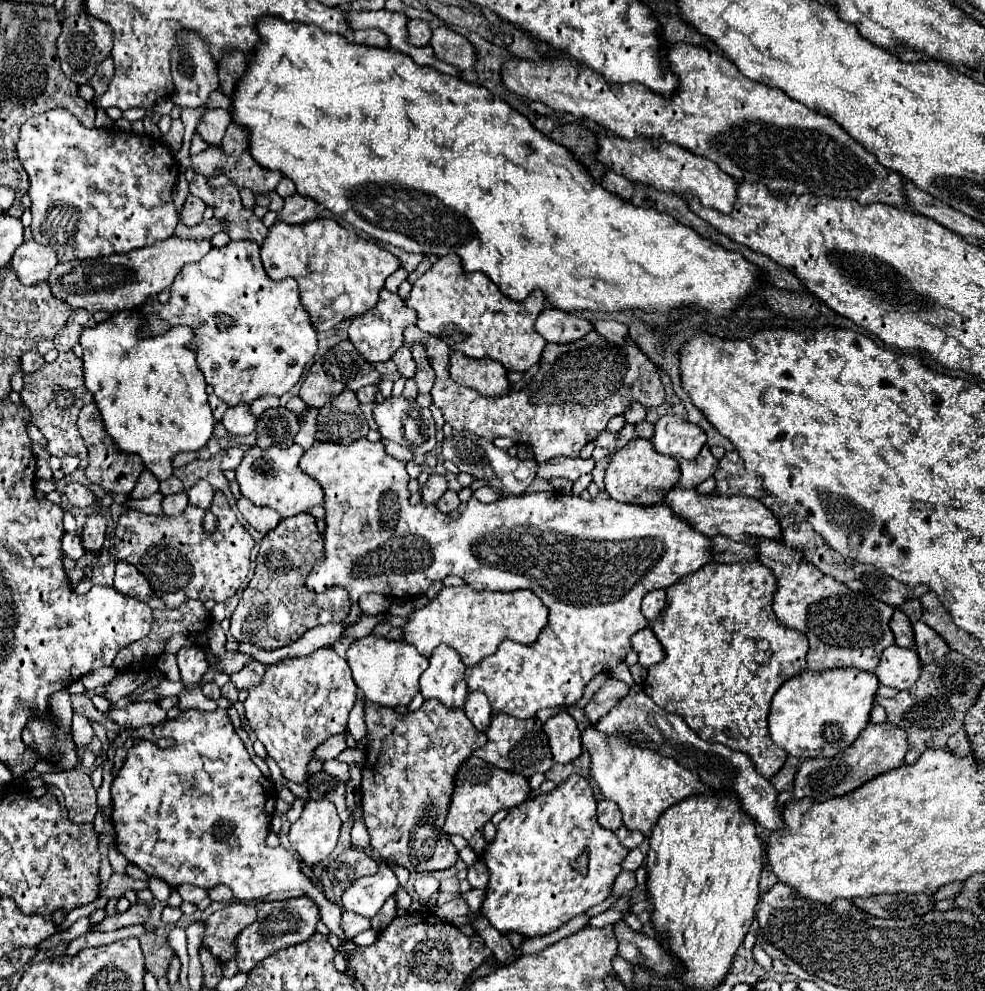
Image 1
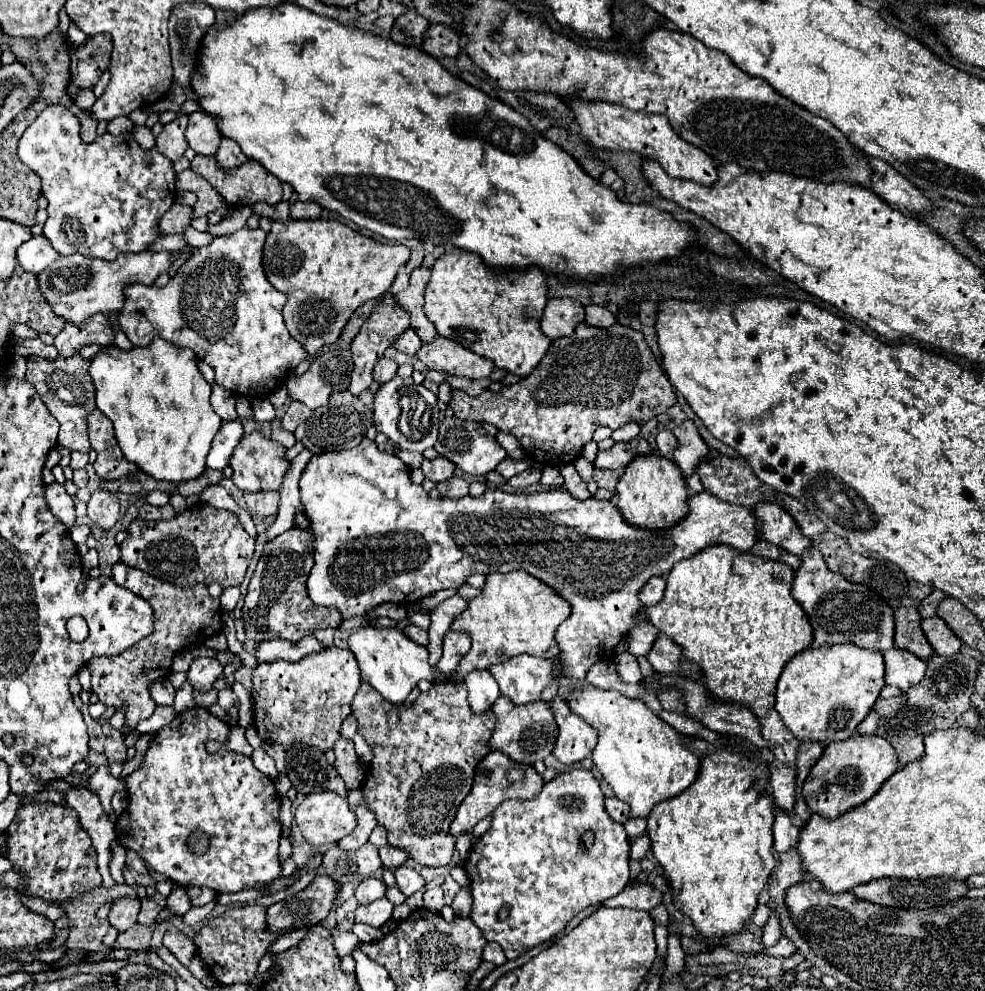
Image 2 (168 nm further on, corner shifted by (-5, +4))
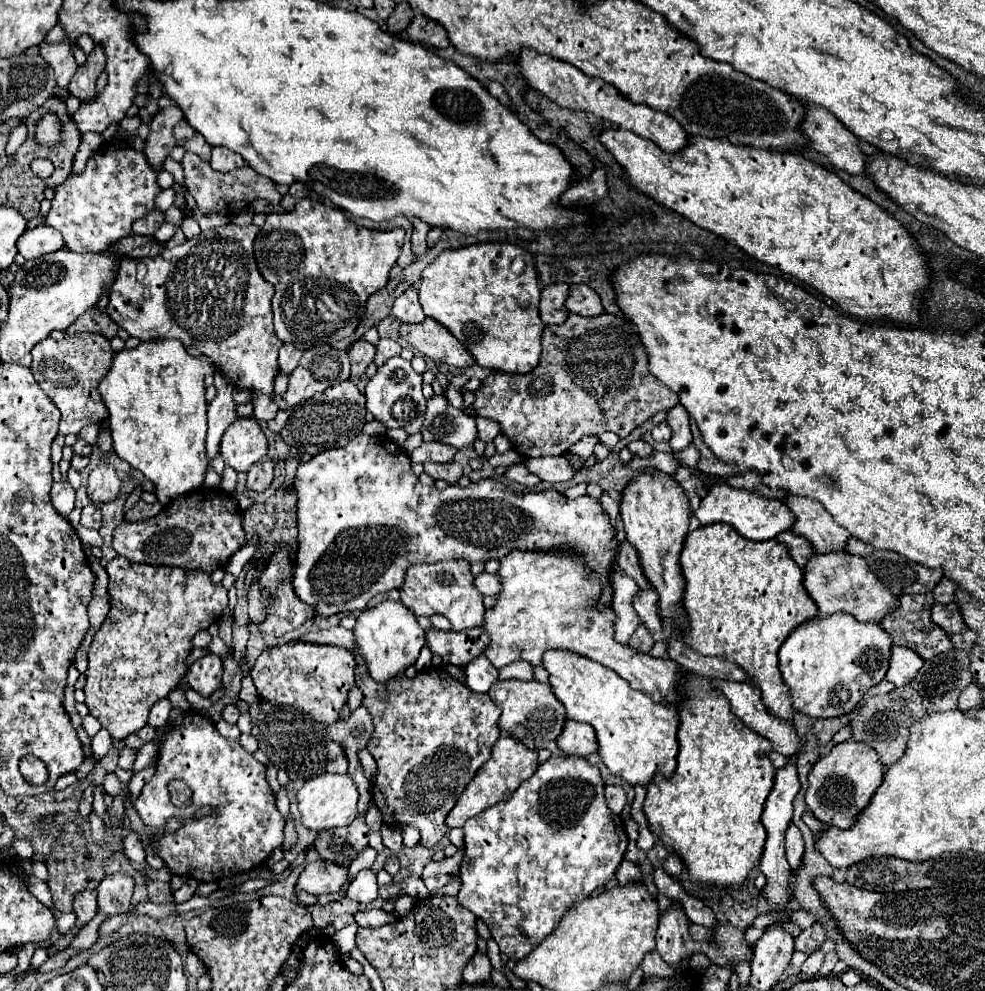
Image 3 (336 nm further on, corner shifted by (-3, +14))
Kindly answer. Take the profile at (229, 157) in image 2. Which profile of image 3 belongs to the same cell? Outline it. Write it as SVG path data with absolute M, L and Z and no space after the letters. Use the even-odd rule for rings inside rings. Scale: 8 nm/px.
M212 147L210 165L212 165L212 169L226 173L226 171L234 171L234 169L242 167L242 165L244 165L244 159L242 159L238 153L230 151L230 149L224 149L224 147Z

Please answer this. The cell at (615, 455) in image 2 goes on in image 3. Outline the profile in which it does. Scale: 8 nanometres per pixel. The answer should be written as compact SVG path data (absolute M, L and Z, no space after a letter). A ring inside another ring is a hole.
M632 441L628 445L628 451L632 453L632 457L648 457L648 455L652 455L654 449L646 441Z

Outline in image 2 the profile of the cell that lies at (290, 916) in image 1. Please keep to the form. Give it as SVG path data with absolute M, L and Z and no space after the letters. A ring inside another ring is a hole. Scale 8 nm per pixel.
M316 875L314 881L290 899L268 907L268 927L276 933L288 933L300 927L312 927L324 921L338 897L338 883L328 875Z

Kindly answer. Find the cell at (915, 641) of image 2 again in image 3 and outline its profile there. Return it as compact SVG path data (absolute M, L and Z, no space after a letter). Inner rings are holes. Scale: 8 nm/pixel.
M922 593L922 595L902 595L900 597L900 607L890 613L888 617L884 617L880 621L880 625L884 627L884 631L888 631L888 635L892 637L894 645L902 645L908 647L912 651L916 651L922 659L932 659L938 653L946 653L948 649L952 649L950 637L932 623L930 619L930 607L934 605L934 597L932 593Z

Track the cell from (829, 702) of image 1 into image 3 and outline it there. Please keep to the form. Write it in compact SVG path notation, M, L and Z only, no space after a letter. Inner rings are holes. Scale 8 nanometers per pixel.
M848 613L802 623L780 647L780 671L788 685L792 707L814 719L834 719L850 713L866 695L870 685L884 679L888 671L892 639L876 623L860 623Z

